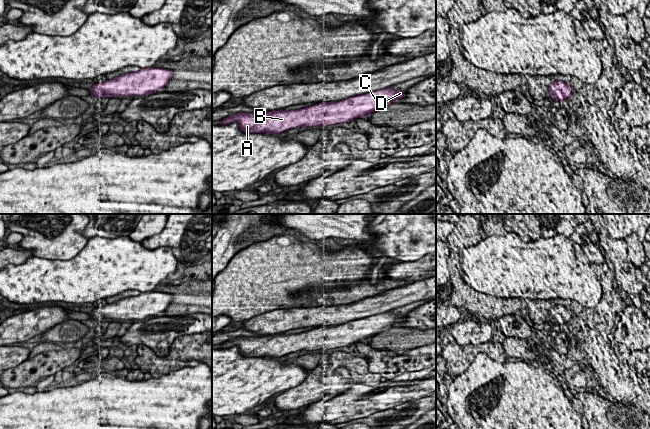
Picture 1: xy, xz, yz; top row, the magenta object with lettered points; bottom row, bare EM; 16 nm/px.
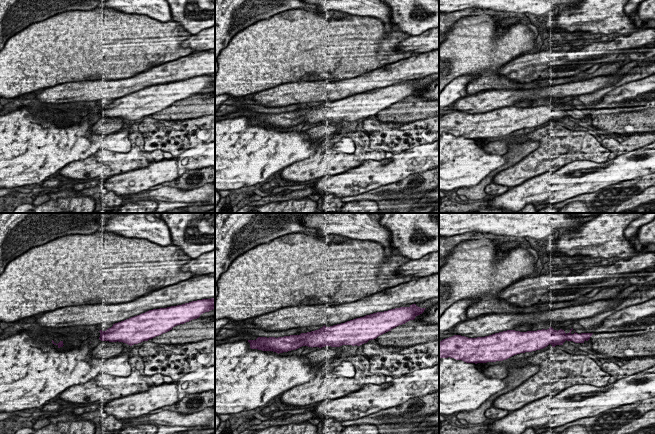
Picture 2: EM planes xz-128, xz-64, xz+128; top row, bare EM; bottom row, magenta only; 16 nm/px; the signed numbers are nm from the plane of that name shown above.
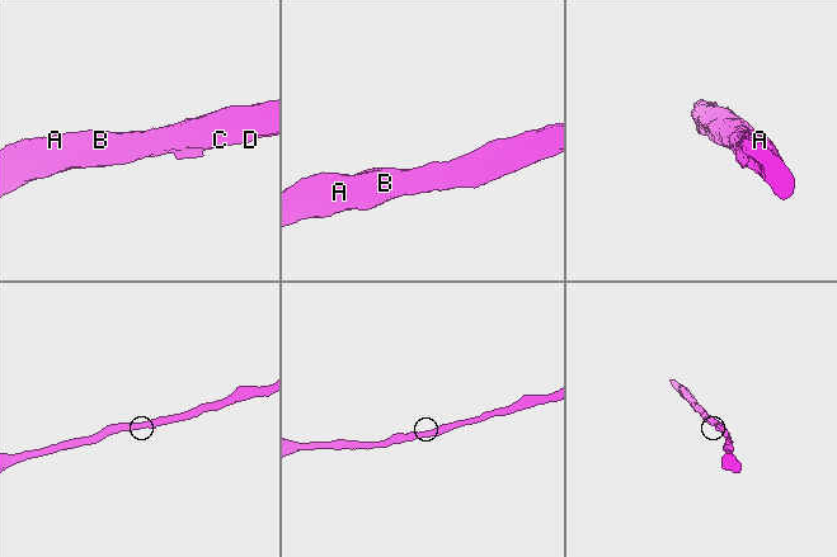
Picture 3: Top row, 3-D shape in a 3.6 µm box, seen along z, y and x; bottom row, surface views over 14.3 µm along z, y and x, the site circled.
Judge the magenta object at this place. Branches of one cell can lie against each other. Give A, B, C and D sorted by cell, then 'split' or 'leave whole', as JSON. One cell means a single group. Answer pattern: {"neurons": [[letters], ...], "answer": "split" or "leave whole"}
{"neurons": [["A", "B", "C", "D"]], "answer": "leave whole"}

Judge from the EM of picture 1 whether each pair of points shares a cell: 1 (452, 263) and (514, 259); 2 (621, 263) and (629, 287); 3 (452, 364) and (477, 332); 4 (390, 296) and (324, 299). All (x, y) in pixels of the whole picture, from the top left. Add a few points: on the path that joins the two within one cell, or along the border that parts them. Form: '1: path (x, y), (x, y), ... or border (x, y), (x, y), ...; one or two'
1: border (459, 262), (461, 269); two
2: path (621, 269), (621, 273), (627, 281); one
3: border (449, 333), (461, 345), (487, 342); two
4: border (388, 289), (353, 302), (343, 303); two

